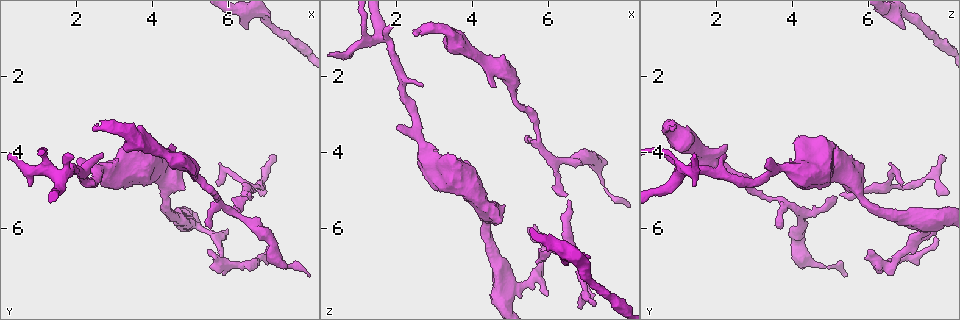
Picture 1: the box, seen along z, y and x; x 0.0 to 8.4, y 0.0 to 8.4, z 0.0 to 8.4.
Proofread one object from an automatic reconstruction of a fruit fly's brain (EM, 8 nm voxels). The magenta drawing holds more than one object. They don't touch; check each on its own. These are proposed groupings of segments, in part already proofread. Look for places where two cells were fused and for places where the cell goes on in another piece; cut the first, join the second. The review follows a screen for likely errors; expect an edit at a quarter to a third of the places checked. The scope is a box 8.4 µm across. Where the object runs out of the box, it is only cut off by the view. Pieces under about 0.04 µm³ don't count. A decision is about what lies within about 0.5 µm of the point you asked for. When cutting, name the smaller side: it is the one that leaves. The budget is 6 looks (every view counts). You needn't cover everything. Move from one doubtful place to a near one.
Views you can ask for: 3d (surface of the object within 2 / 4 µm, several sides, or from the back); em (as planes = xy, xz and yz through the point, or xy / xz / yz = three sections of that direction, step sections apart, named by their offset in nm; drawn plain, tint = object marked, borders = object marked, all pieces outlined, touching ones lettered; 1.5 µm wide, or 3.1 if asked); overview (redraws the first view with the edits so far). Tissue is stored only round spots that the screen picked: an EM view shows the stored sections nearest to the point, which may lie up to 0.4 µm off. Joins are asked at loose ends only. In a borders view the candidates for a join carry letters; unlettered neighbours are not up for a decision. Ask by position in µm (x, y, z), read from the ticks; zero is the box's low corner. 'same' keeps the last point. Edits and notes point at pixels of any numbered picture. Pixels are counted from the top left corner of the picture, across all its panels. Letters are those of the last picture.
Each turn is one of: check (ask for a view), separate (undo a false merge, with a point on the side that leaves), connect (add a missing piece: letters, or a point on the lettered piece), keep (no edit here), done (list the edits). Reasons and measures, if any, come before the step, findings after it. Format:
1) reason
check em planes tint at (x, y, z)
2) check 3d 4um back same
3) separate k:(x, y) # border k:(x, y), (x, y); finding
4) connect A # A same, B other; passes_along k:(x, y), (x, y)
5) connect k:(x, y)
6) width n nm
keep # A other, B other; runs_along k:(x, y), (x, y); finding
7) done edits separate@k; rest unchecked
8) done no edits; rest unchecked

branch stops here
check 3d 4um at (2.40, 3.40, 0.80)

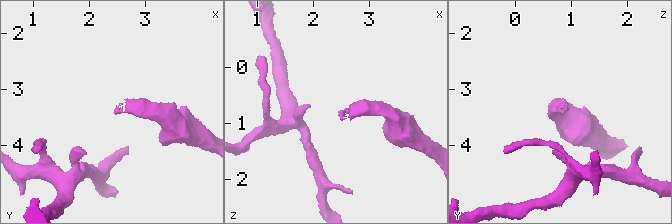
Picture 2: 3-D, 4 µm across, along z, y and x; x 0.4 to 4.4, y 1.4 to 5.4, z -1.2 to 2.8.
shape alone is not enough
check em xz step 8 borders at (2.40, 3.40, 0.80)

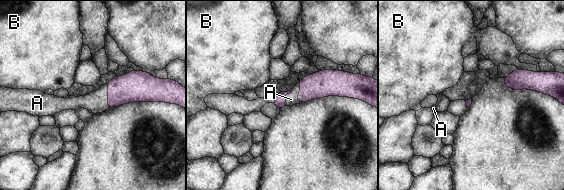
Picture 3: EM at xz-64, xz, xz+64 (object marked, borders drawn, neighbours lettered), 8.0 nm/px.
cut it another way
check em planes borders same

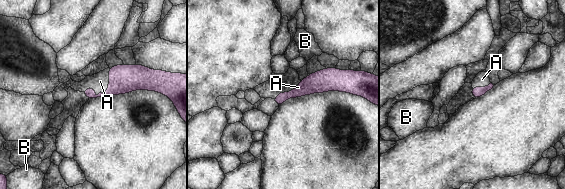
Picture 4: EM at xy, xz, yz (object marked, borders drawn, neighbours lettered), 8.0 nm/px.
connect A # A same, B other; passes_along 4:(123, 79), (104, 92), (100, 81); it goes on there

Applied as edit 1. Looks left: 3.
free end
check 3d 2um at (6.55, 0.80, 6.90)

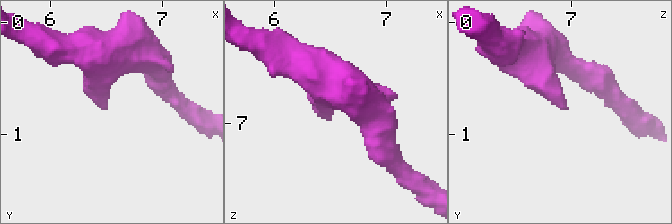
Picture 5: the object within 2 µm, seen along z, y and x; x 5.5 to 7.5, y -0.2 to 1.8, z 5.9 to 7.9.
check em xz step 8 tint at (6.50, 0.78, 6.94)

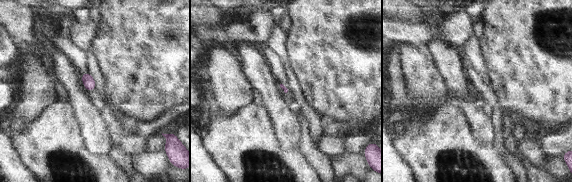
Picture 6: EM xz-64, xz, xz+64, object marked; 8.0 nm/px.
another direction
check em planes borders same

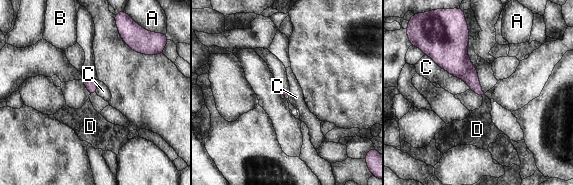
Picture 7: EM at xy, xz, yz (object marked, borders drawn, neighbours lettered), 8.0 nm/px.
keep # A other, B other, C other, D other; border 7:(424, 54), (470, 89); none of them fits

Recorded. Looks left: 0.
done edits connect@4; rest unchecked

